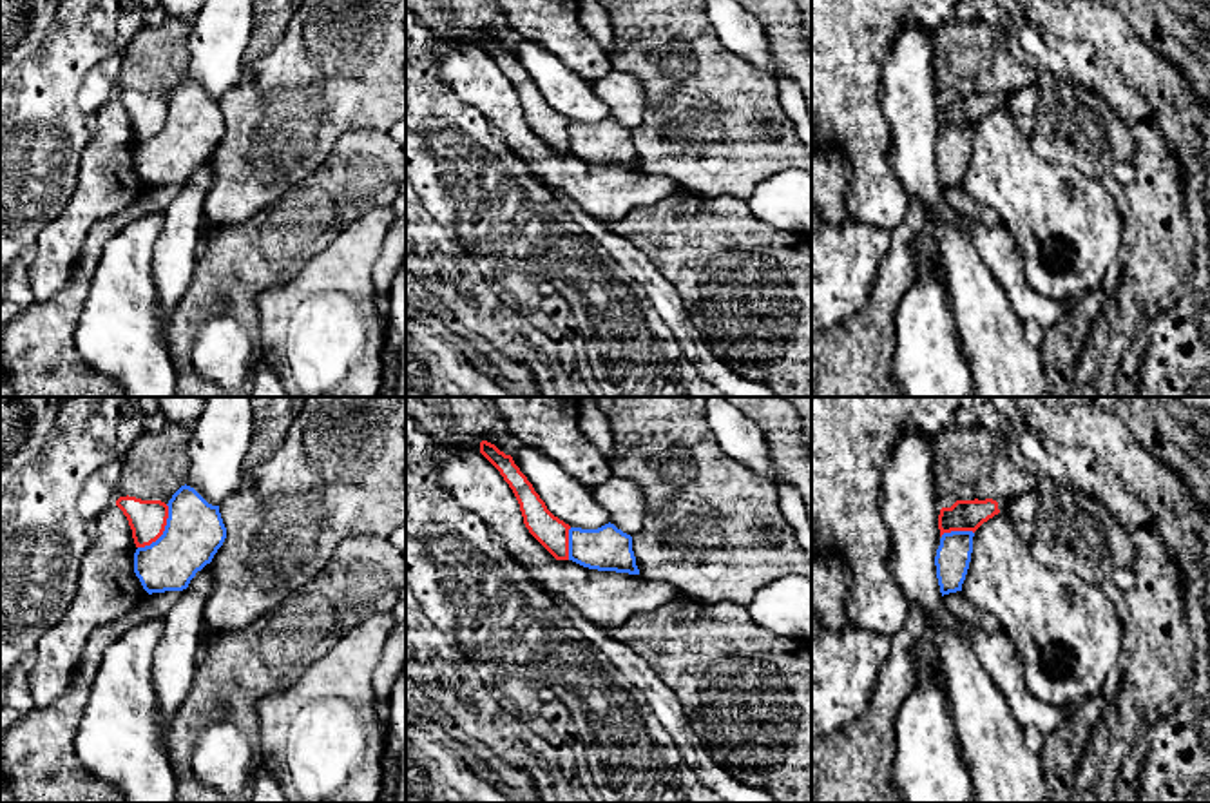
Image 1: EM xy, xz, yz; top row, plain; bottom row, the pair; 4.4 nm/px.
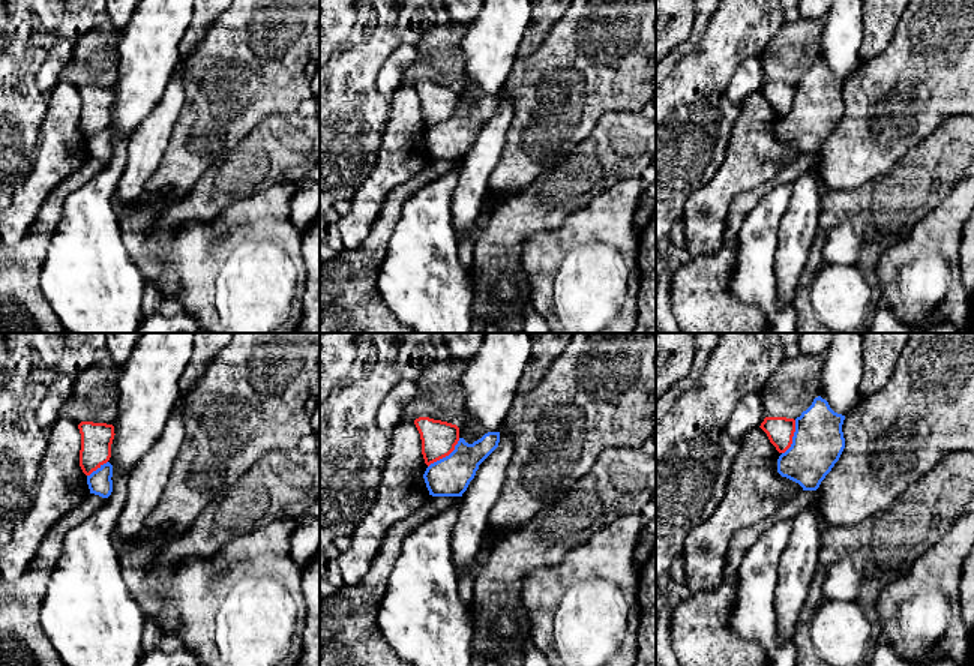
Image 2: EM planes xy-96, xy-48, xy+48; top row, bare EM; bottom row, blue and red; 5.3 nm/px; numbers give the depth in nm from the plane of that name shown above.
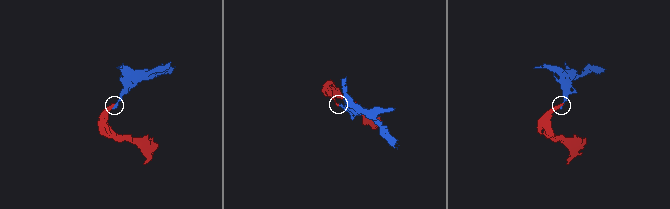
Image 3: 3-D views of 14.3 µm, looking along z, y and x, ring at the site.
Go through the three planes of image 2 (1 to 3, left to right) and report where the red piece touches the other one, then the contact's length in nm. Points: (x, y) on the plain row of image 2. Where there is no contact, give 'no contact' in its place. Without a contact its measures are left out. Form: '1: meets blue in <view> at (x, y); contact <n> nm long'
1: meets blue in xy-96 at (98, 132); contact 140 nm long
2: meets blue in xy-48 at (446, 120); contact 240 nm long
3: meets blue in xy+48 at (793, 101); contact 200 nm long

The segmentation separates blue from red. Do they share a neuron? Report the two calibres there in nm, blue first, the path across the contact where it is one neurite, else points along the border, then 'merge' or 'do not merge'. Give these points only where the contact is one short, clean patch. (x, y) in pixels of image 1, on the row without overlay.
calibres 260 and 170 nm; border xy (167, 98), (165, 124), (154, 135), (138, 142); do not merge

